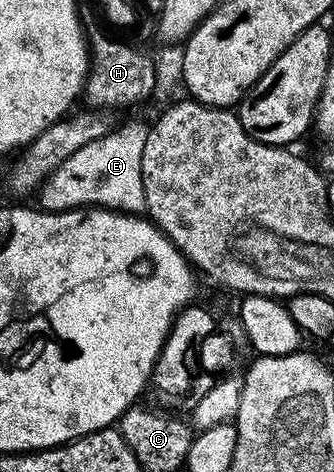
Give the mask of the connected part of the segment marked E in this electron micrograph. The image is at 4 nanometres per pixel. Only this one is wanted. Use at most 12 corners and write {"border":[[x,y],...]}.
{"border":[[127,122],[73,152],[37,189],[61,212],[146,211],[149,126]]}

